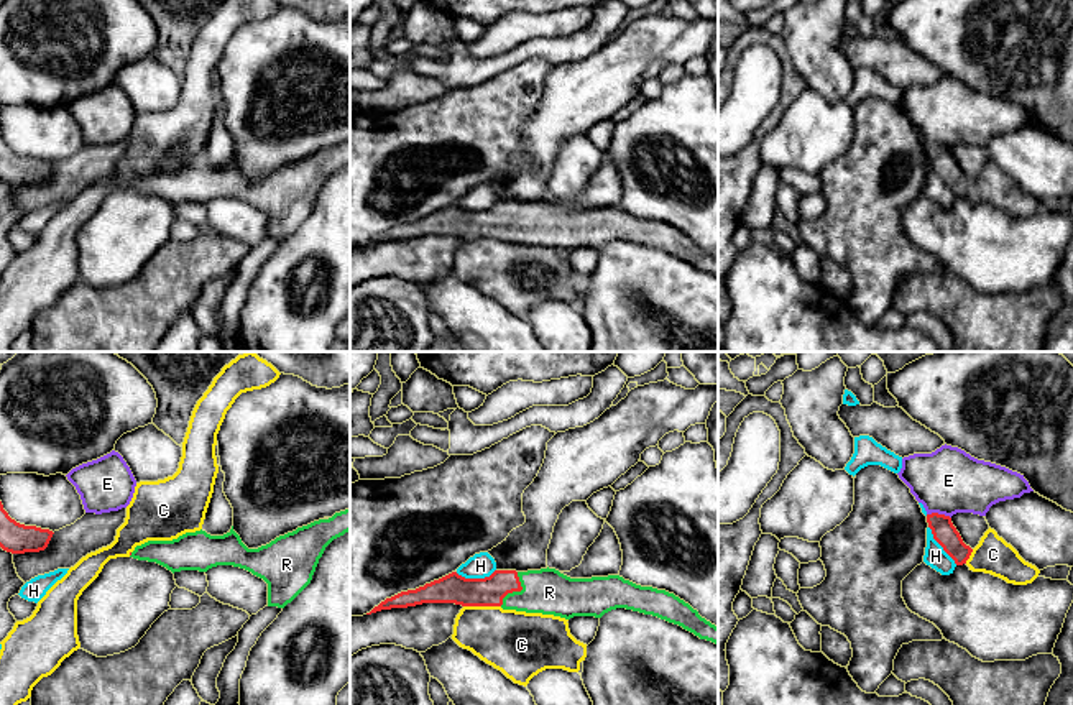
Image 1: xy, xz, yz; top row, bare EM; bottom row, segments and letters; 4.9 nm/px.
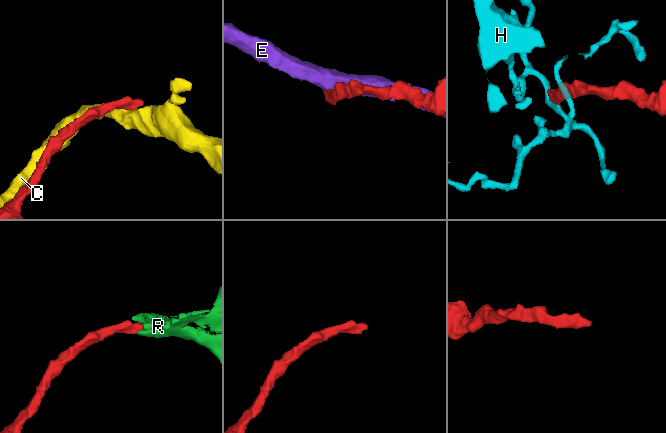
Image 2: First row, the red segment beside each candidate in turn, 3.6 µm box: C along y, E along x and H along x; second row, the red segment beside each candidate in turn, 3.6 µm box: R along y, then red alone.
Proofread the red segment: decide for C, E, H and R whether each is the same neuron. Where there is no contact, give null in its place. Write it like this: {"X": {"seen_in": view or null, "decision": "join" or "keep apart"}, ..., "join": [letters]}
{"C": {"seen_in": "xz", "decision": "keep apart"}, "E": {"seen_in": "yz", "decision": "keep apart"}, "H": {"seen_in": "xz", "decision": "keep apart"}, "R": {"seen_in": "xz", "decision": "join"}, "join": ["R"]}

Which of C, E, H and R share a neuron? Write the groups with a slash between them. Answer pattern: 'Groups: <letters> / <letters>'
Groups: C / E / H / R

